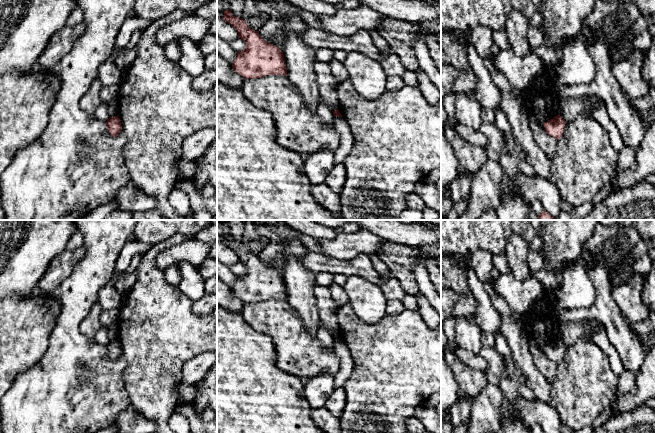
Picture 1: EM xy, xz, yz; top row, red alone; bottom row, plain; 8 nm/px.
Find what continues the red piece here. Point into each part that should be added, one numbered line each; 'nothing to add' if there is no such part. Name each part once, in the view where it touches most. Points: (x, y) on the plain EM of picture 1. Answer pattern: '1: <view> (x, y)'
nothing to add

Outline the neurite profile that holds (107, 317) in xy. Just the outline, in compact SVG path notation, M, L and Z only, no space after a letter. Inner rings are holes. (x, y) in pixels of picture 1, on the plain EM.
M118 309L102 310L100 314L100 323L102 327L108 328L113 323L116 323L119 317L120 317L120 312Z

